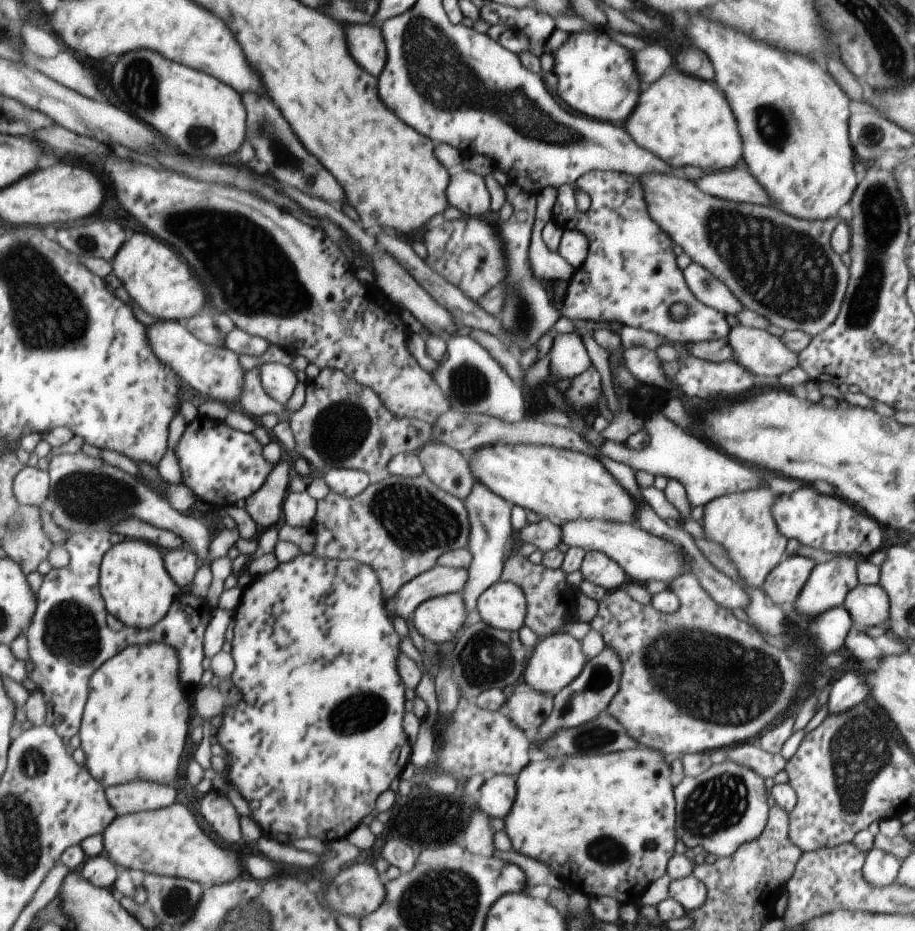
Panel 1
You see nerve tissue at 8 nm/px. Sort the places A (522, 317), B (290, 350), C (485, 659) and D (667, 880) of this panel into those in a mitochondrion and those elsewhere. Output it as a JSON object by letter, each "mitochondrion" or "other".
{"A":"mitochondrion","B":"other","C":"mitochondrion","D":"other"}

